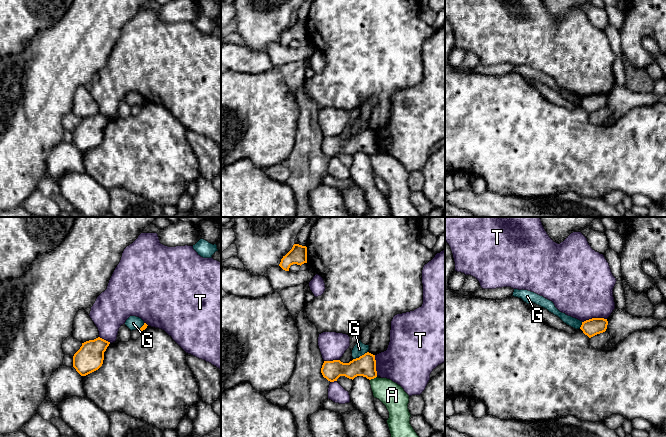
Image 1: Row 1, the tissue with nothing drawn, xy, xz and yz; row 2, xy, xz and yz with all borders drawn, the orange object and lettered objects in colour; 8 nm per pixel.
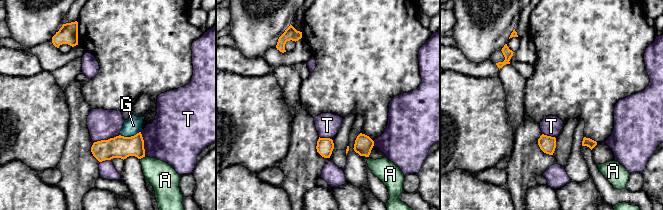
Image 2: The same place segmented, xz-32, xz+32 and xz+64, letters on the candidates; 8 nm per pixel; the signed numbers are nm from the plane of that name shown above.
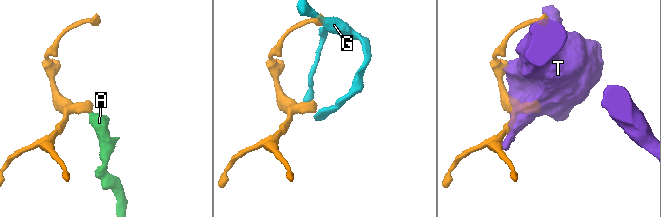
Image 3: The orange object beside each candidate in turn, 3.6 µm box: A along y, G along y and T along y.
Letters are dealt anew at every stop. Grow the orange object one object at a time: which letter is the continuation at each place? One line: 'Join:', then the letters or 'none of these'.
Join: none of these

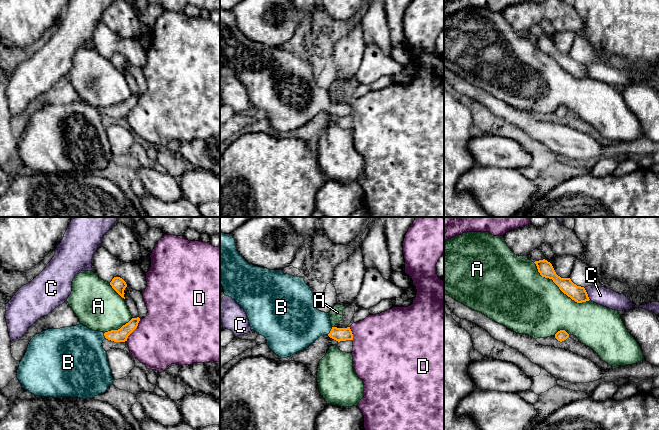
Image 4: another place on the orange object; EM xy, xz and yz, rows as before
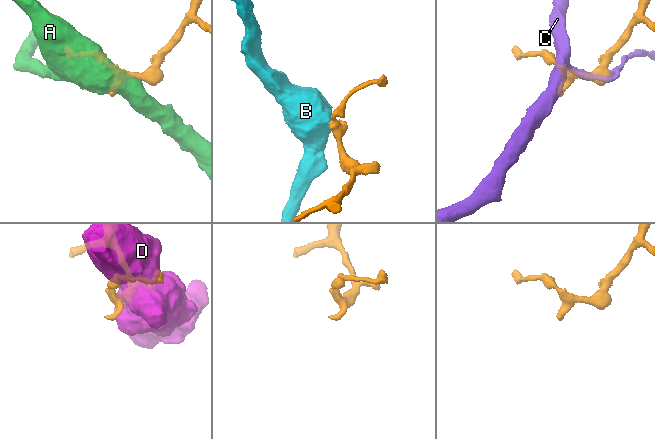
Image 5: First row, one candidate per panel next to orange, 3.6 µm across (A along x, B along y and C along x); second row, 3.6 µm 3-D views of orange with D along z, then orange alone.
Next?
Join: B

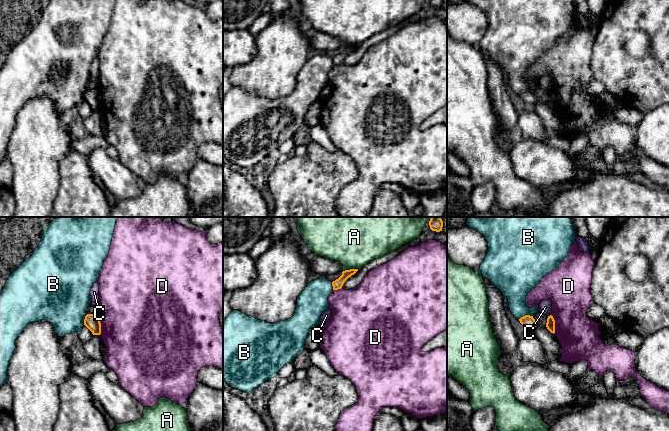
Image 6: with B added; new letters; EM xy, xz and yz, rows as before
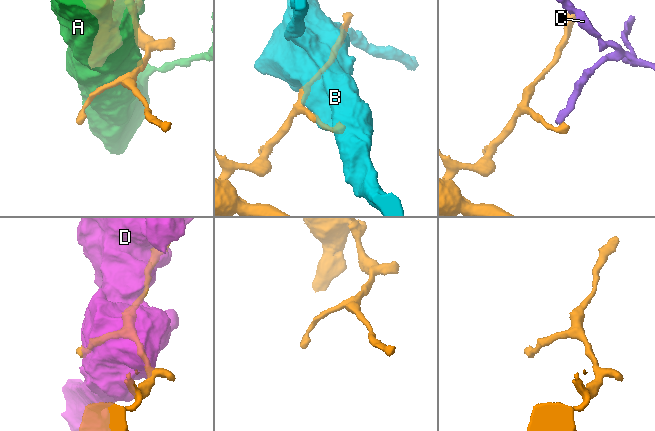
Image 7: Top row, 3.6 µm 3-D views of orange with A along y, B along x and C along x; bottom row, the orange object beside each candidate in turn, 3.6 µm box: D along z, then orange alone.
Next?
Join: none of these

